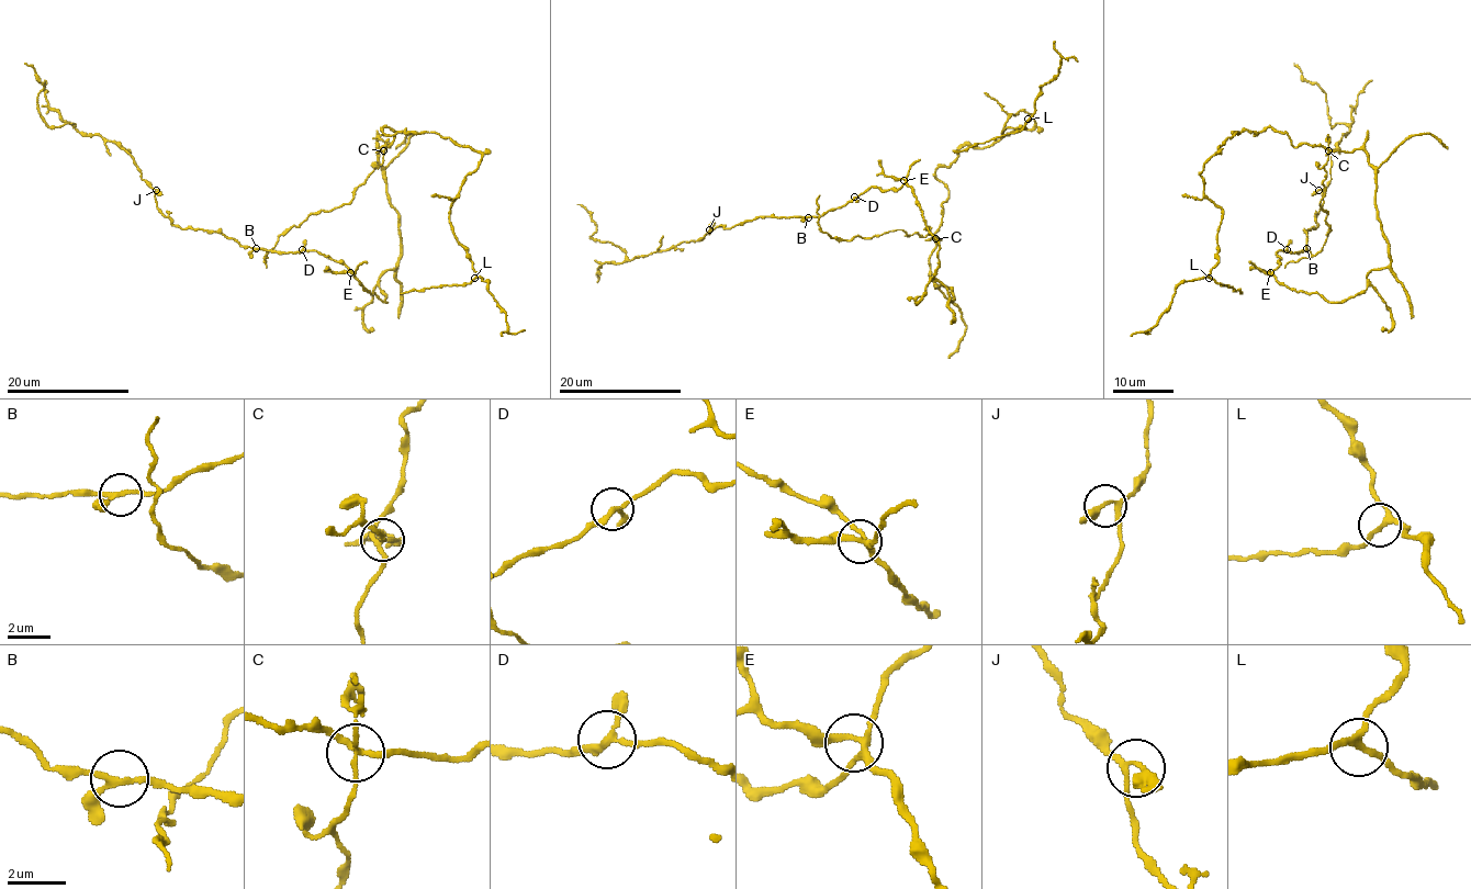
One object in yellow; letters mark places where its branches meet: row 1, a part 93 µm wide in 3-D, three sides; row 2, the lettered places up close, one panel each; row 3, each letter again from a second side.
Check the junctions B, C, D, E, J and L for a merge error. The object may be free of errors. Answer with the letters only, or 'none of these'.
C

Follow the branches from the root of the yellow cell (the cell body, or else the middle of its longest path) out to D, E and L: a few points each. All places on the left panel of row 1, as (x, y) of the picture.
D: (397, 263), (380, 278), (380, 288), (385, 295), (383, 302), (368, 291), (345, 265), (315, 251), (302, 249)
E: (397, 263), (380, 278), (385, 302), (368, 291), (350, 272)
L: (397, 263), (400, 217), (377, 152), (395, 132), (384, 127), (434, 132), (481, 154), (448, 213), (474, 278)

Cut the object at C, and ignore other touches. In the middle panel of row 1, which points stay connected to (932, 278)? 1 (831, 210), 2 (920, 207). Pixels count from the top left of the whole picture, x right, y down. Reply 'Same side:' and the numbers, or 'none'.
Same side: 1, 2

